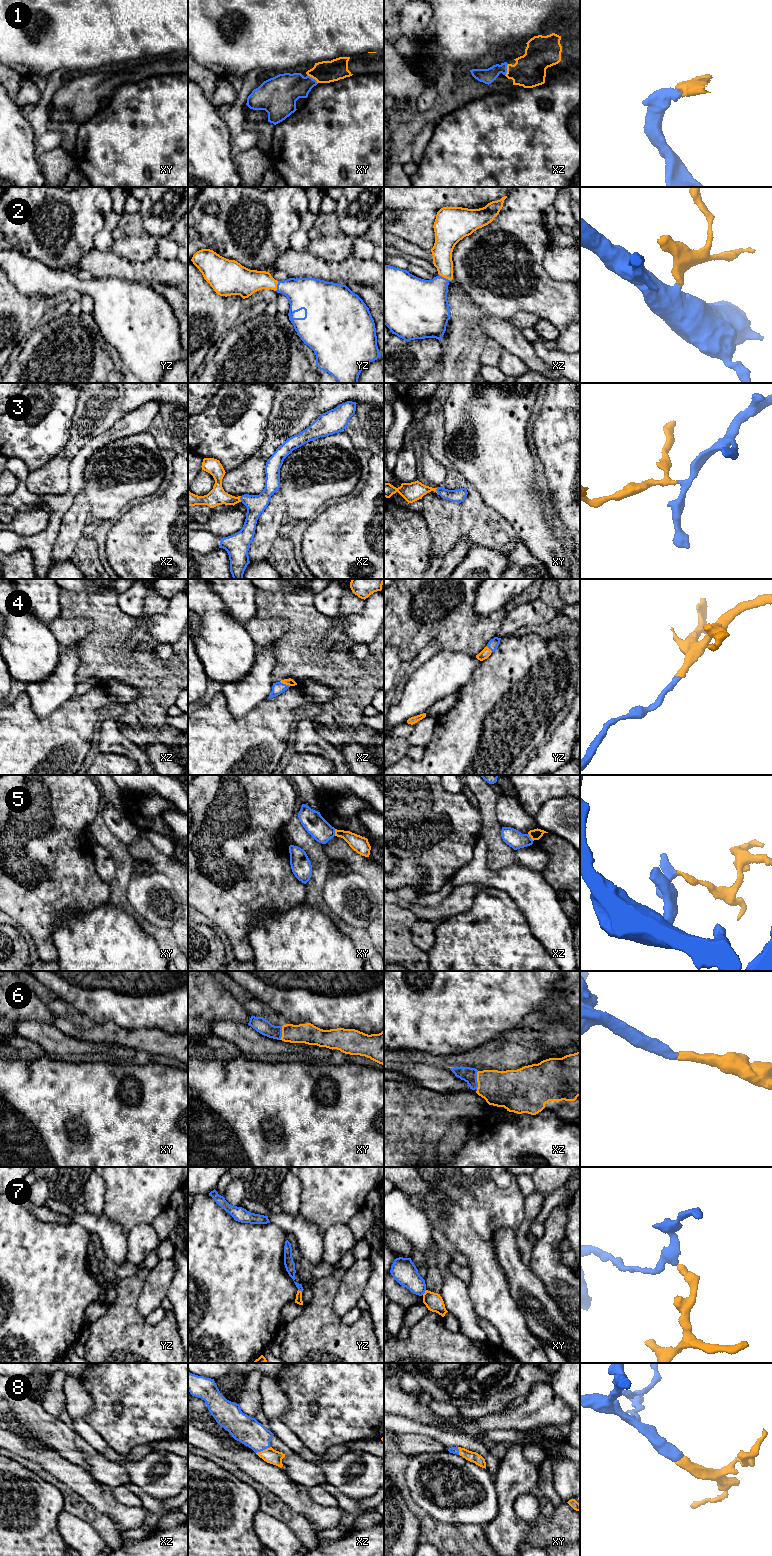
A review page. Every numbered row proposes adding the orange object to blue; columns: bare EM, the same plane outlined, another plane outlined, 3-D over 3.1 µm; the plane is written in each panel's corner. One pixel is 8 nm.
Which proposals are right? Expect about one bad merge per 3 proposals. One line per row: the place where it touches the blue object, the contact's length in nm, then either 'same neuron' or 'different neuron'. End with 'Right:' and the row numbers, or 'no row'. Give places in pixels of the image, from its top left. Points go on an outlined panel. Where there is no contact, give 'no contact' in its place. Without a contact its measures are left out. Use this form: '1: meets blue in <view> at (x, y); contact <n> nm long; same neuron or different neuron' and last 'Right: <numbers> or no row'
1: meets blue in xy at (312, 78); contact 120 nm long; same neuron
2: meets blue in xz at (443, 277); contact 100 nm long; same neuron
3: meets blue in xz at (240, 499); contact 50 nm long; same neuron
4: meets blue in xz at (285, 684); contact 90 nm long; same neuron
5: meets blue in xz at (530, 837); contact 80 nm long; different neuron
6: meets blue in xz at (476, 1079); contact 130 nm long; same neuron
7: meets blue in xy at (424, 1292); contact 50 nm long; different neuron
8: meets blue in xz at (263, 1449); contact 130 nm long; same neuron
Right: 1, 2, 3, 4, 6, 8

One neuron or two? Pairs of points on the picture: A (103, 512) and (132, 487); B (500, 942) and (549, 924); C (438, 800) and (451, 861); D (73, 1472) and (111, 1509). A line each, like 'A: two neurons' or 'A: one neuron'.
A: one neuron
B: two neurons
C: one neuron
D: one neuron

